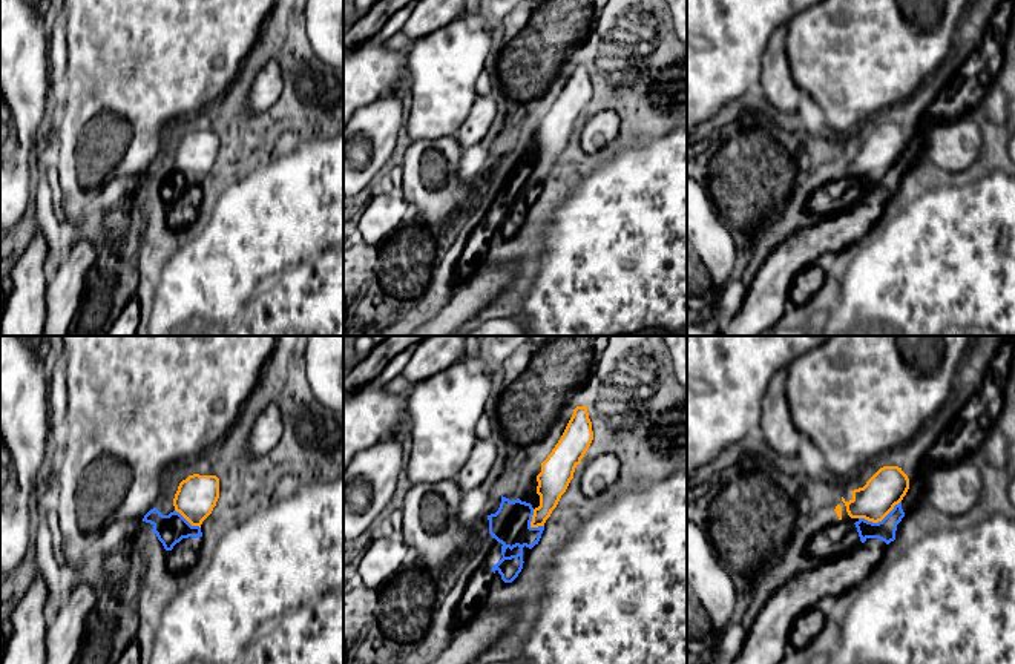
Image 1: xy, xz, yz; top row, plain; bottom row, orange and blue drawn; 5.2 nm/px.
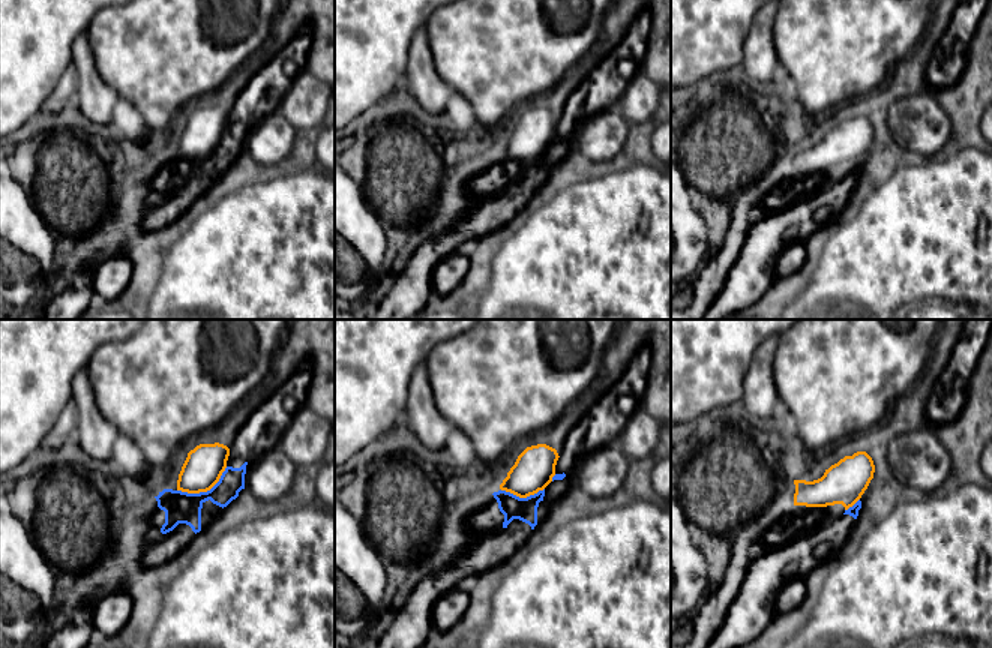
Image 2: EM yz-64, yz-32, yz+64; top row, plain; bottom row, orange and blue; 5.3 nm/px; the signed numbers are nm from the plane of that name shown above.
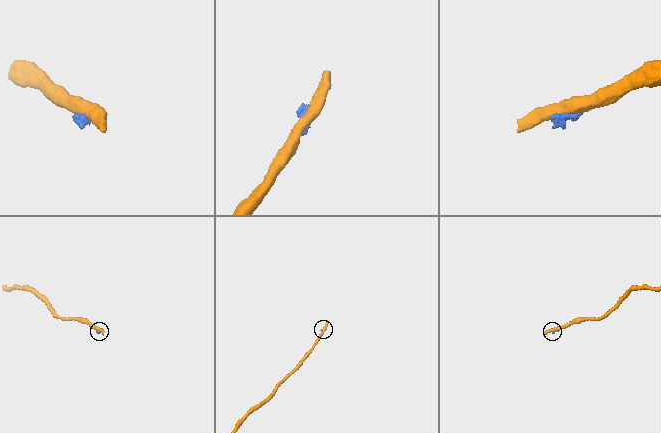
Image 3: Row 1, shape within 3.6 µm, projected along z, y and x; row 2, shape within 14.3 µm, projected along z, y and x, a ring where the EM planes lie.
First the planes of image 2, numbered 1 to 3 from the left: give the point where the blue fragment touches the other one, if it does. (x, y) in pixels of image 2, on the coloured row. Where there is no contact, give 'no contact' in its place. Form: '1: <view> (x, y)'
1: yz-64 (204, 491)
2: yz-32 (523, 497)
3: yz+64 (851, 506)

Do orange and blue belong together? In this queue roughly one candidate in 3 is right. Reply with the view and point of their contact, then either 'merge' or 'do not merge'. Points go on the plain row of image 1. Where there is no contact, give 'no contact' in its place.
yz (879, 177) | do not merge

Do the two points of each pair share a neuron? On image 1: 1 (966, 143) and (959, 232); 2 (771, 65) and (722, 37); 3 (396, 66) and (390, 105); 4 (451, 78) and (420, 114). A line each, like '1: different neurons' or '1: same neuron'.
1: different neurons
2: different neurons
3: different neurons
4: same neuron

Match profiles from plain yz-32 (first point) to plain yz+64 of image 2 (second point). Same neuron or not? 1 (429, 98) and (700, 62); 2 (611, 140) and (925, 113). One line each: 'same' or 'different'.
1: different
2: same

